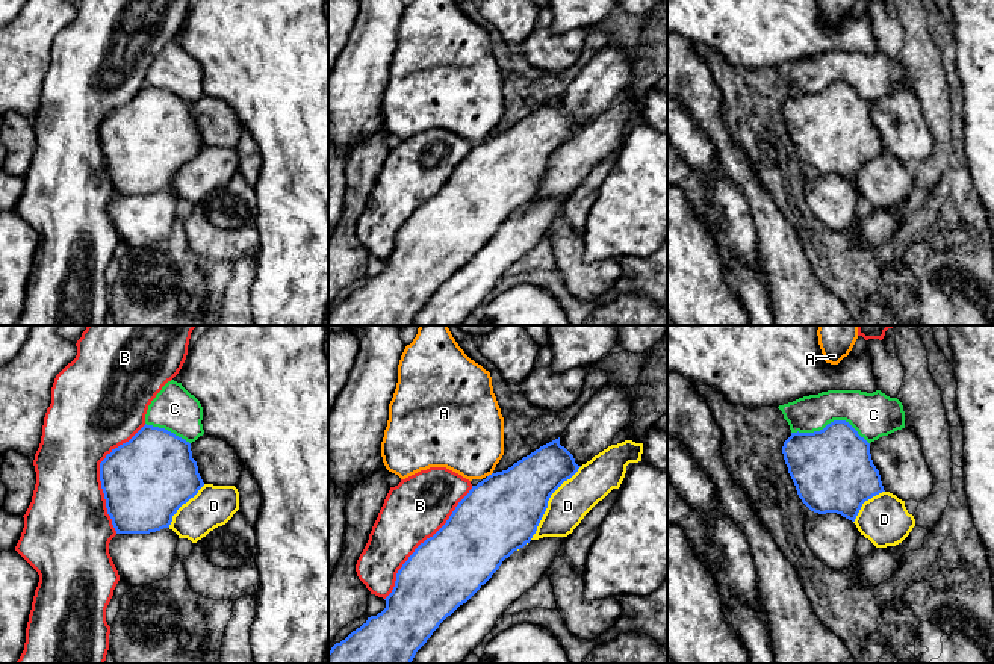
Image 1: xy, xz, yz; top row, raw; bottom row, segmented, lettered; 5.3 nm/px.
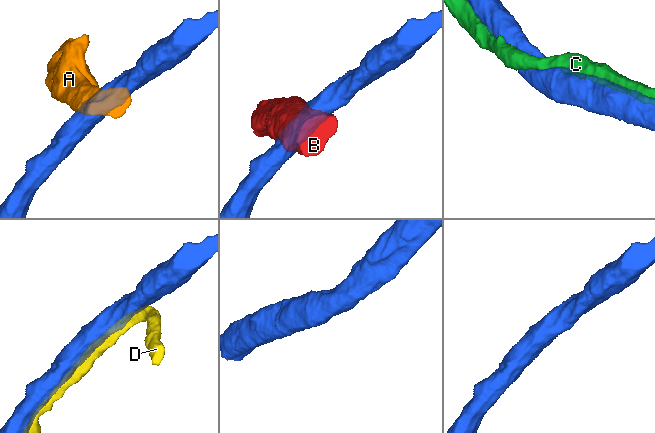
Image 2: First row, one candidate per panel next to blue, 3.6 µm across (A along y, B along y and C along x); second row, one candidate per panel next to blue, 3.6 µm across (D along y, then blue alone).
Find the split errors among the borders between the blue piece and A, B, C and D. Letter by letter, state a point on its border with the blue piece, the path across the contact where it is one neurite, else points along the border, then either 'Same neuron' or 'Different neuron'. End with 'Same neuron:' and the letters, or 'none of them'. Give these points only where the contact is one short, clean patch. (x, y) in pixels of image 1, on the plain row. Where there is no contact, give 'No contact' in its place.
A: Touches blue at xz (489, 136). Boundary: xz (492, 133), (487, 138). Different neuron
B: Touches blue at xy (100, 136). Different neuron
C: Touches blue at yz (831, 83). Different neuron
D: Touches blue at xz (546, 164). Same neuron
Same neuron: D

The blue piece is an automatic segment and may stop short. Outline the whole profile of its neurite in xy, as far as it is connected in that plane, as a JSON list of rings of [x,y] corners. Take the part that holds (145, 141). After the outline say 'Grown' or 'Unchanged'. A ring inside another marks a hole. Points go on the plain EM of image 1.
[[[147,85],[106,116],[100,142],[116,195],[169,189],[197,204],[239,171],[235,147],[203,144],[189,103]]]. Grown

